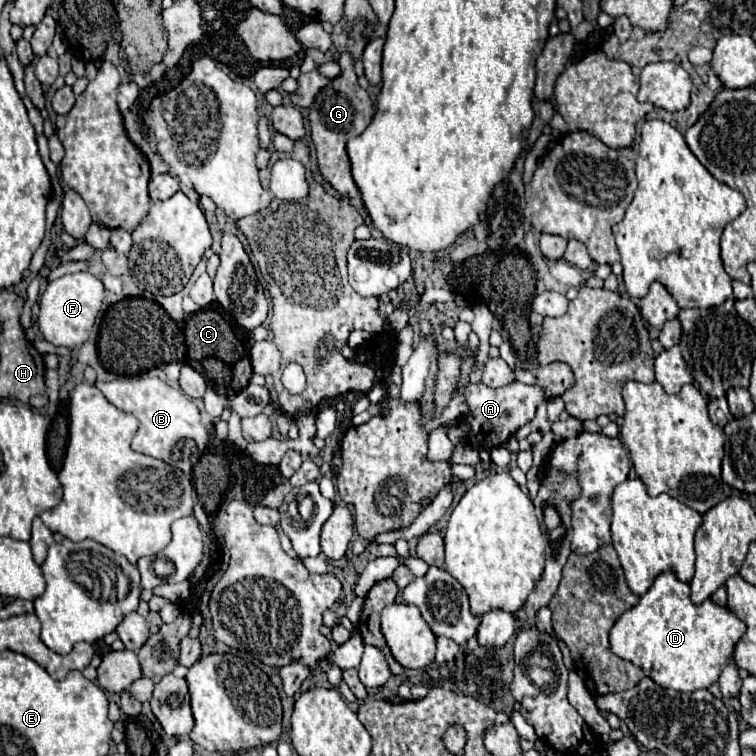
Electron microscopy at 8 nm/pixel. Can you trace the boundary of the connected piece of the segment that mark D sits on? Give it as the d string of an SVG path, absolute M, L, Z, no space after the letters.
M665 571L655 579L651 589L641 595L637 605L615 621L609 643L615 655L641 667L657 685L691 693L711 687L719 679L745 629L747 625L731 609L711 599L693 605L687 583L679 581L673 571Z

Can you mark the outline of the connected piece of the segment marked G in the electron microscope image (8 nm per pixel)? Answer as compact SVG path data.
M341 53L339 65L343 69L343 75L339 79L333 79L331 81L333 85L325 87L317 95L317 99L309 111L309 125L311 125L311 139L317 149L317 161L319 161L321 175L343 197L353 199L353 197L359 197L359 187L355 185L353 175L351 175L351 161L347 157L347 141L351 137L361 135L367 129L367 125L373 121L375 107L367 95L367 91L361 89L357 83L357 75L353 71L353 59L349 53Z

